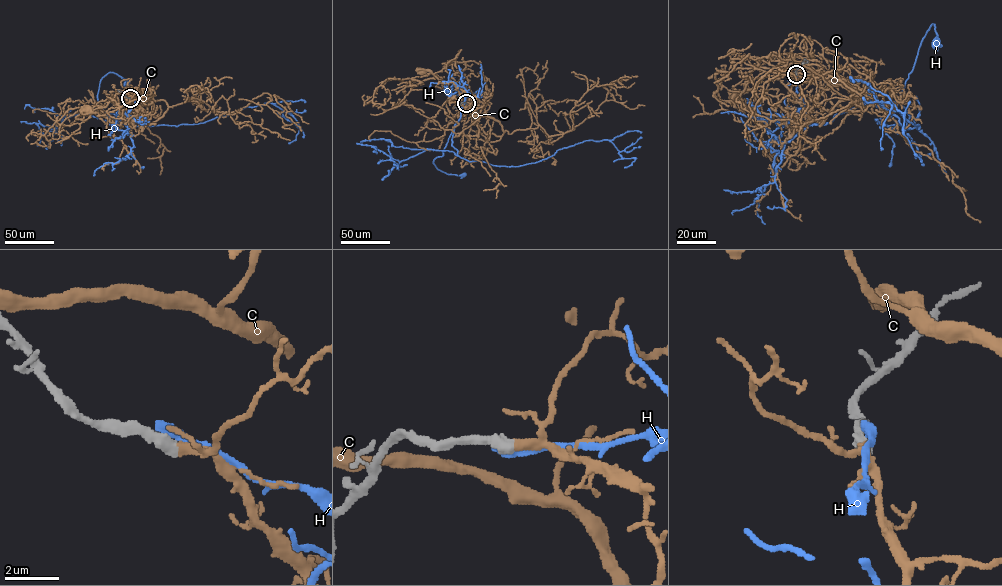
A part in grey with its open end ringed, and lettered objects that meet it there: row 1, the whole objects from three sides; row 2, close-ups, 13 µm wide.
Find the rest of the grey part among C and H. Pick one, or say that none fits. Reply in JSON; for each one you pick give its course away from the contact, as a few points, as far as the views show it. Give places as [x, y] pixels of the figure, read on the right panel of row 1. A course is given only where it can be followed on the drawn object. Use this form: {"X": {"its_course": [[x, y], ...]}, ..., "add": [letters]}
{"C": {"its_course": [[796, 74], [802, 112], [812, 119], [809, 122], [758, 111], [734, 102], [735, 96]]}, "add": ["C"]}

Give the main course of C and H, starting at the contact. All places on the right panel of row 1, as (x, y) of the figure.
C: (796, 74), (802, 112), (812, 119), (809, 122), (758, 111), (734, 102), (735, 96)
H: (796, 74), (796, 91), (807, 119), (812, 123), (829, 123), (864, 103), (895, 107), (932, 24), (937, 43)

